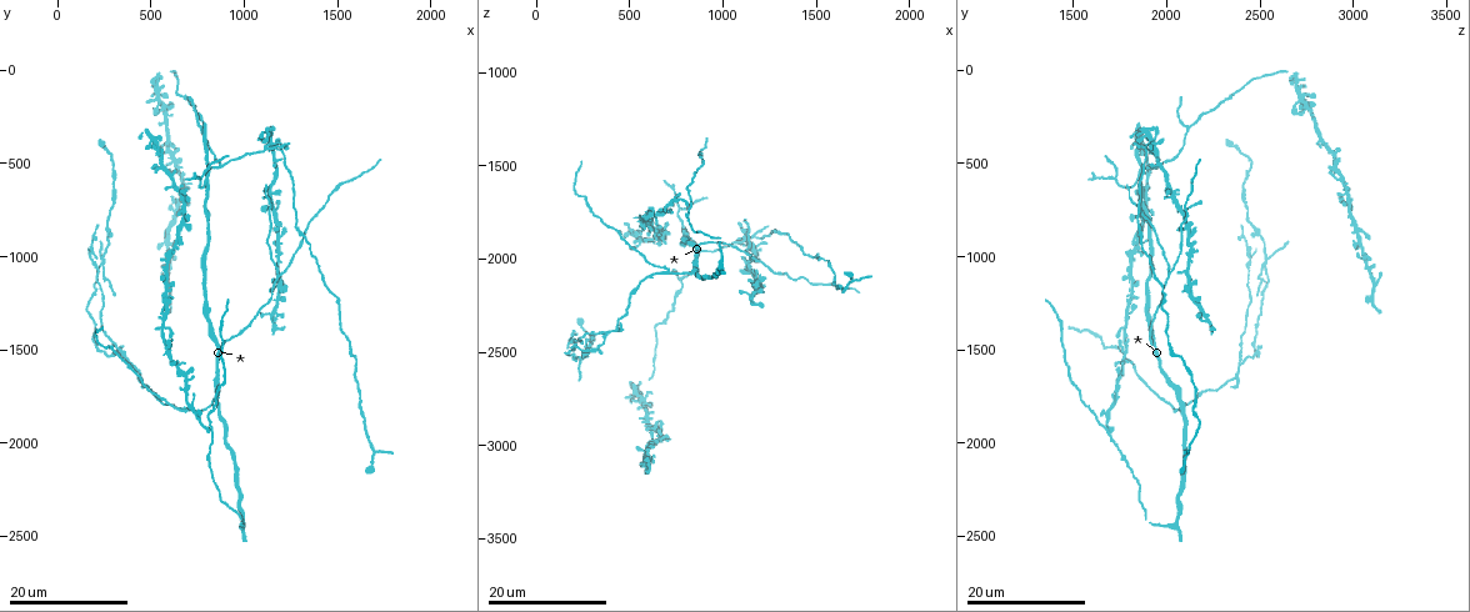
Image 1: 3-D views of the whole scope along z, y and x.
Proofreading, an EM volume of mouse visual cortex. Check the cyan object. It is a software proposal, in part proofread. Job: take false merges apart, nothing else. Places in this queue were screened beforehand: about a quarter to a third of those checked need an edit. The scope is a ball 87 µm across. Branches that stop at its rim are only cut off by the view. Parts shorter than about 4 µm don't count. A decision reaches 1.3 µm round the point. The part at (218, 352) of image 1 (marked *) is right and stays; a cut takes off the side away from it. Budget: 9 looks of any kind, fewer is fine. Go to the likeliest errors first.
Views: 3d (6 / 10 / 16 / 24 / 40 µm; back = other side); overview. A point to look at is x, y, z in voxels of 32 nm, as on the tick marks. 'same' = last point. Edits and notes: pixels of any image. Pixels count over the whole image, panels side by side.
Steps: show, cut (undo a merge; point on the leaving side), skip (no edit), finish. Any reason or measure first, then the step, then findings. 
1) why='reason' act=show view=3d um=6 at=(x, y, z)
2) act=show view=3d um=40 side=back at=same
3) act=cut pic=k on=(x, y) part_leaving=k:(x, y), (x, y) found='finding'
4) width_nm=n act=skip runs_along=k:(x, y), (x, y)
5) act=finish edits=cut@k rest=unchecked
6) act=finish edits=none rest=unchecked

why='three-way junction' act=show view=3d um=16 at=(240, 1040, 2540)

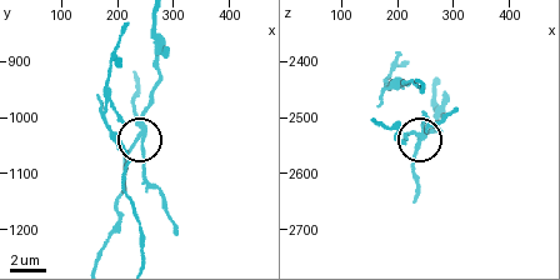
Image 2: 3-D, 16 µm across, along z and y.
act=show view=3d um=6 at=(245, 1030, 2525)

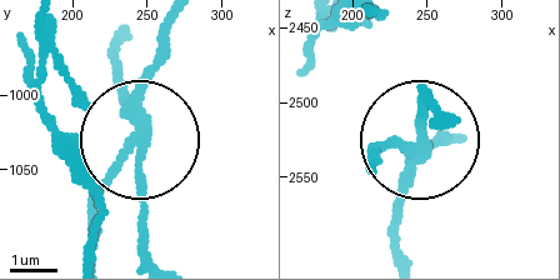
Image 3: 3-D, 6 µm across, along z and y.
arms=3 act=cut pic=3 on=(120, 80) part_leaving=3:(141, 123), (149, 250) found='a second cell is stuck on'

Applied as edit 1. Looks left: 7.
act=show view=overview

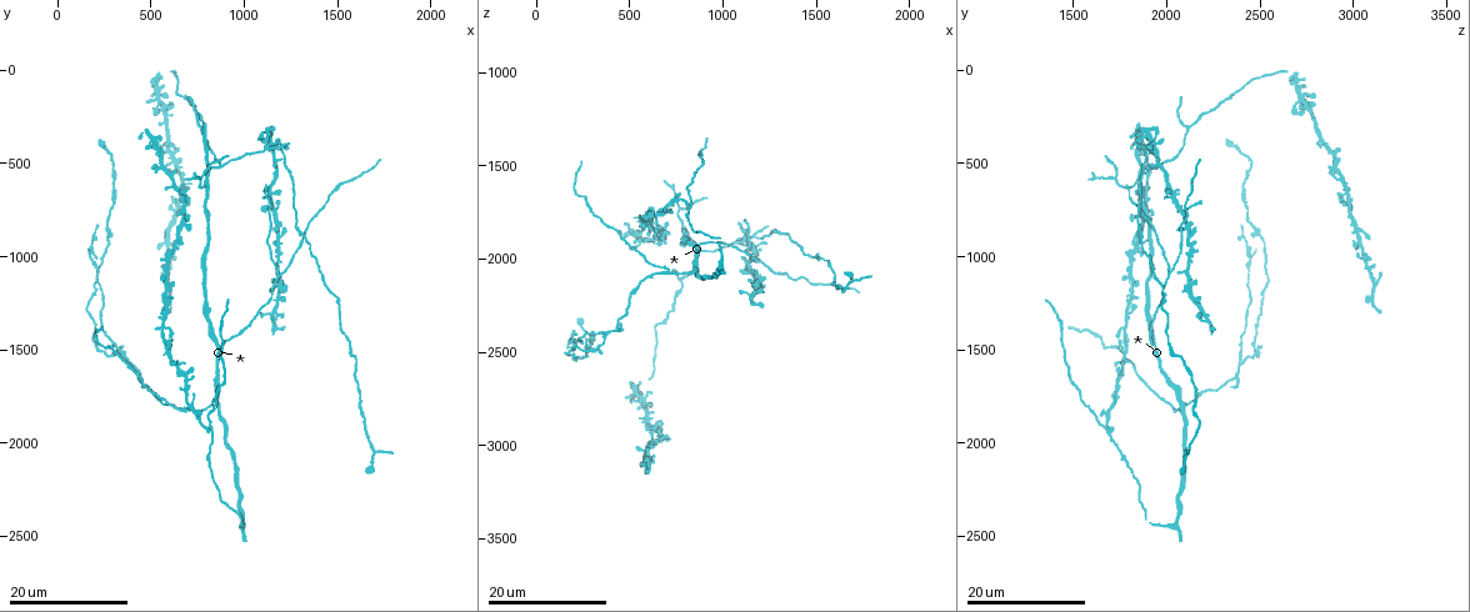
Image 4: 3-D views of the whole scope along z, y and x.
why='four-way junction' act=show view=3d um=24 at=(840, 1940, 1680)

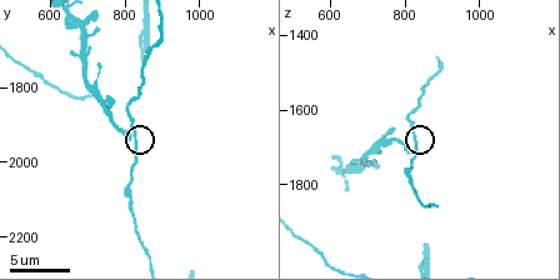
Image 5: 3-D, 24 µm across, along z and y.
why='zoom in' act=show view=3d um=10 at=(830, 1930, 1680)

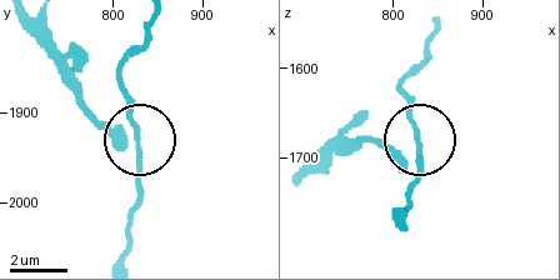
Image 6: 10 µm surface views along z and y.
arms=4 act=skip runs_along=6:(405, 220), (420, 170), (420, 134), (408, 94) found='one cell here'

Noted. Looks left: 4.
why='branch point' act=show view=3d um=16 at=(720, 1840, 2060)

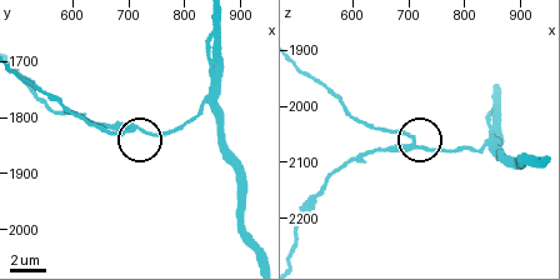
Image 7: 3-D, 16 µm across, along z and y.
act=show view=3d um=6 at=(700, 1825, 2060)

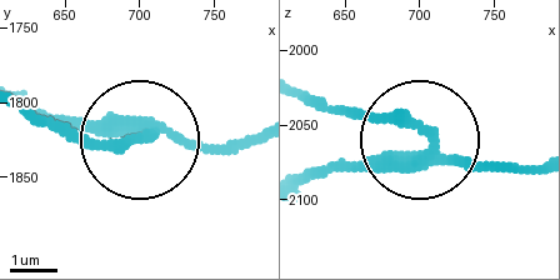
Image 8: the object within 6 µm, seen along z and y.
act=skip runs_along=8:(530, 169), (483, 173), (410, 129), (319, 100) found='one cell here'

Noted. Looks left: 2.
why='branch point' act=show view=3d um=24 at=(780, 320, 2120)

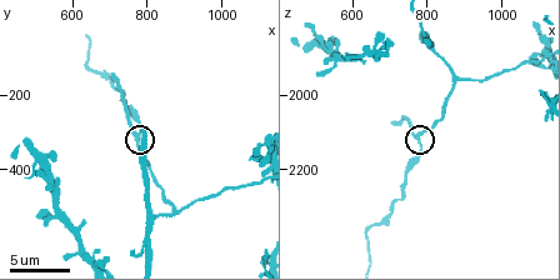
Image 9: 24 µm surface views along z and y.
act=show view=3d um=10 at=(780, 300, 2120)

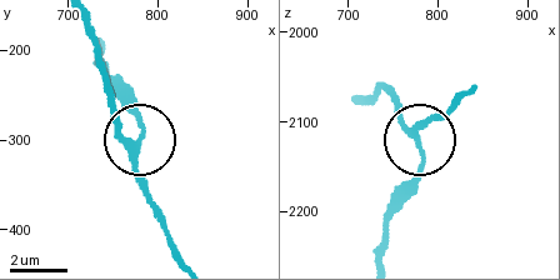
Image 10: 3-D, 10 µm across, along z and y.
width_nm=190 act=skip found='all the same cell'

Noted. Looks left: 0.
act=finish edits=cut@3 rest=unchecked

